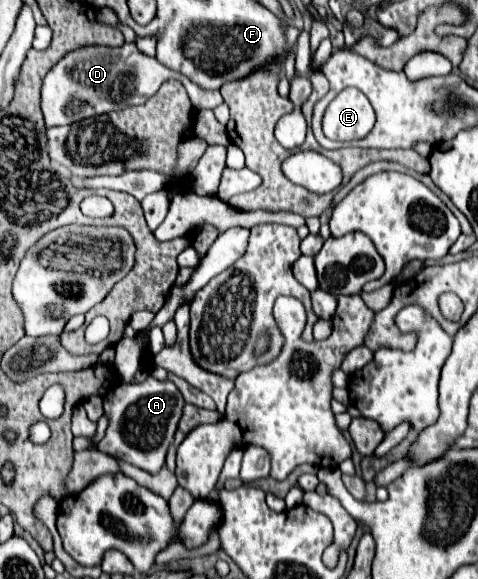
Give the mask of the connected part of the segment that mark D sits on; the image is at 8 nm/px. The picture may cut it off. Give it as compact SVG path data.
M136 42L124 44L122 48L98 46L98 48L78 50L76 54L68 54L64 60L60 60L44 78L42 112L46 126L50 128L50 126L74 124L84 118L144 104L170 78L176 78L186 86L192 104L196 104L196 110L216 108L218 104L222 104L222 96L218 90L204 90L198 88L196 84L190 84L184 74L174 72L164 64L160 64L156 58L140 52Z

